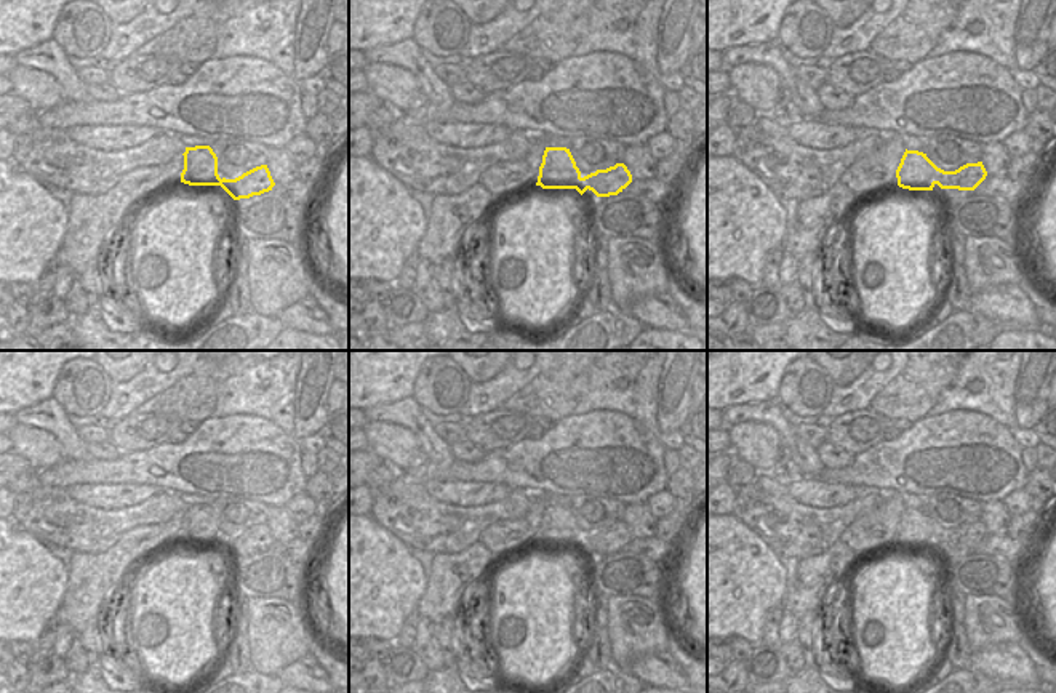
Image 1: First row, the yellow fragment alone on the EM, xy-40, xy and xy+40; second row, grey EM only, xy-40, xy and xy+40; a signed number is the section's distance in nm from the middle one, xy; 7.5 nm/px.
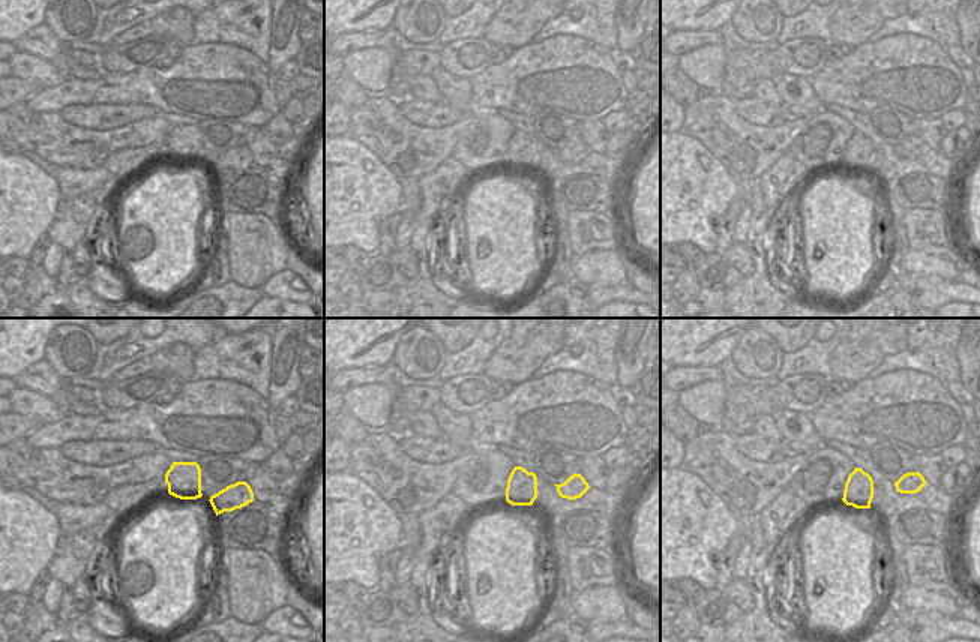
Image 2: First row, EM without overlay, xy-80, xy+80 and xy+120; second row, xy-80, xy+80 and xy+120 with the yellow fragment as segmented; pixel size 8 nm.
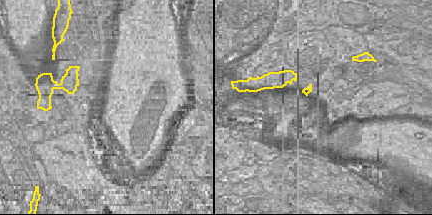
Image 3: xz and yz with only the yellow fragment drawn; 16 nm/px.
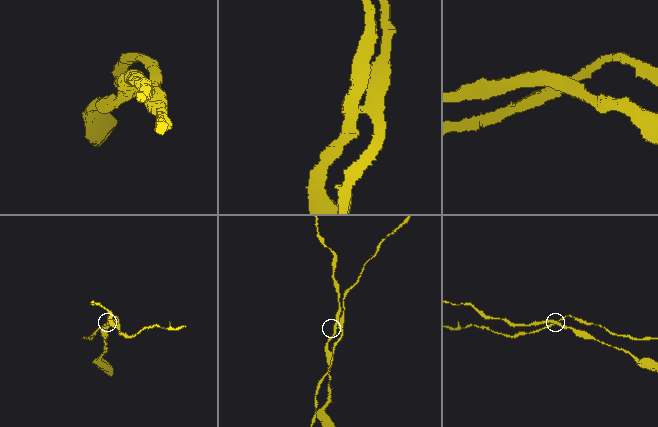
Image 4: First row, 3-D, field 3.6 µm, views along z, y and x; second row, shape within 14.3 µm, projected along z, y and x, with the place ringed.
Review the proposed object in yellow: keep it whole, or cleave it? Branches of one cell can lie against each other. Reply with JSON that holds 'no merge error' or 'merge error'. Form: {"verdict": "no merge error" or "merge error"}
{"verdict": "merge error"}

